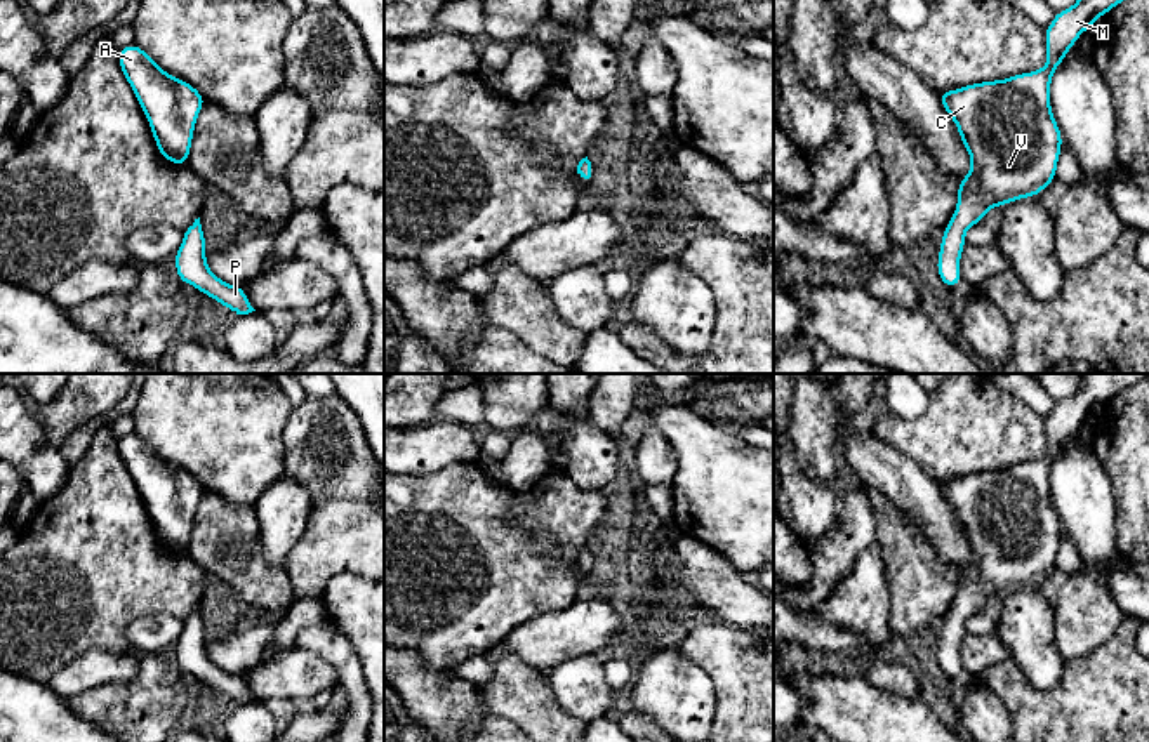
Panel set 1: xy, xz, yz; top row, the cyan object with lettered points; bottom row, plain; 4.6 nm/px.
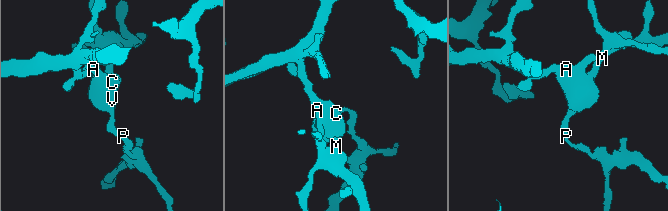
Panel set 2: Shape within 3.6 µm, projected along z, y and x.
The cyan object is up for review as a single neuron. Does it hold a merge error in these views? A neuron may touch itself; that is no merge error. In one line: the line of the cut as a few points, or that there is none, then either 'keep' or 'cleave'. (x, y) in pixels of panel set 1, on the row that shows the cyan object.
no cut; keep

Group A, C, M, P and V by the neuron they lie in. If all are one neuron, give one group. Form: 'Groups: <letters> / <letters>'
Groups: A C M P V

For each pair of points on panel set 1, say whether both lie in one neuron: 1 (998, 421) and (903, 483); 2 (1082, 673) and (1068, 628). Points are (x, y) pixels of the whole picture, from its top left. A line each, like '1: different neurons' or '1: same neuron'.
1: different neurons
2: different neurons

